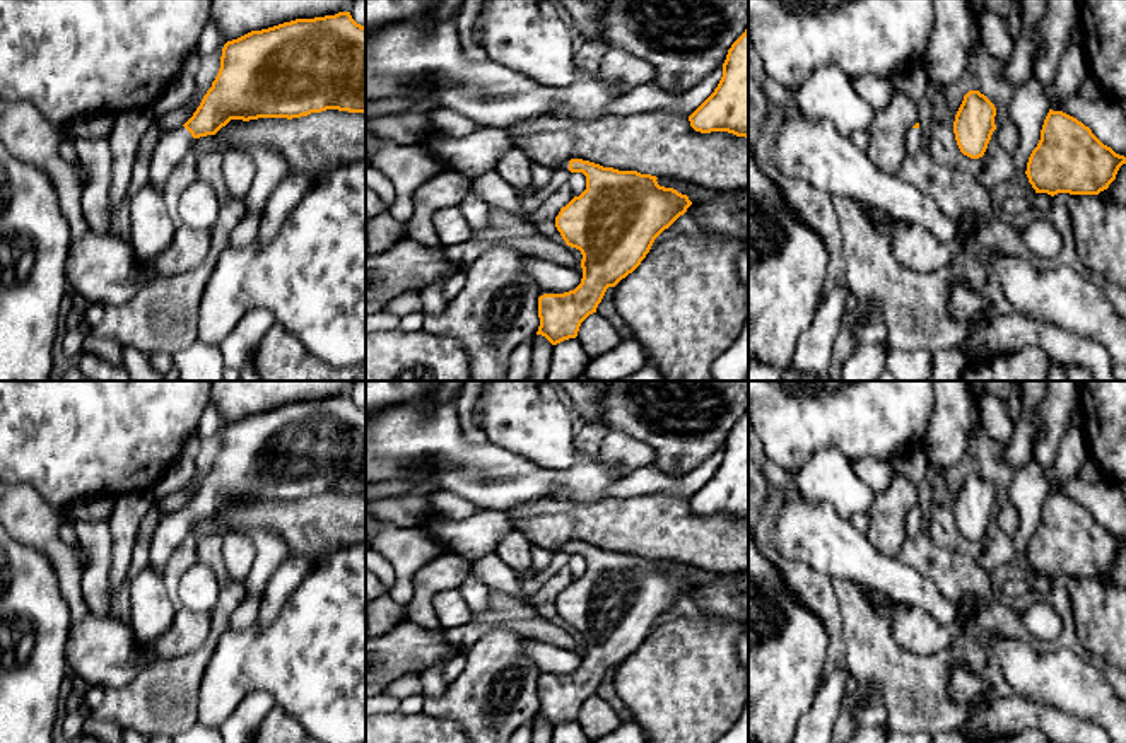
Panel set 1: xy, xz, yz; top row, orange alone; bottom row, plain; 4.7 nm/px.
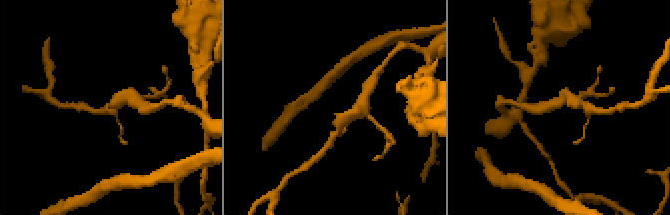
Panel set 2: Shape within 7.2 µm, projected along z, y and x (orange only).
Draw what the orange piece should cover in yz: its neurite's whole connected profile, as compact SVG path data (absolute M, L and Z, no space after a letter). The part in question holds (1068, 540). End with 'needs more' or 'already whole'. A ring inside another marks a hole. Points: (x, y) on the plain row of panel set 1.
M1049 492L1025 557L1035 576L1099 577L1123 547L1126 540L1104 528L1082 504Z | already whole

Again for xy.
M338 395L251 413L224 427L219 456L193 499L161 519L149 548L149 567L162 574L195 523L215 518L231 502L292 502L326 492L366 495L366 410L350 395Z | needs more

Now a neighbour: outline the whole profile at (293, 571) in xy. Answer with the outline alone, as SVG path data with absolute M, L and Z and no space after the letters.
M292 557L275 570L260 601L260 610L255 622L258 627L267 627L279 615L287 598L309 574L313 565L314 562L309 557Z

